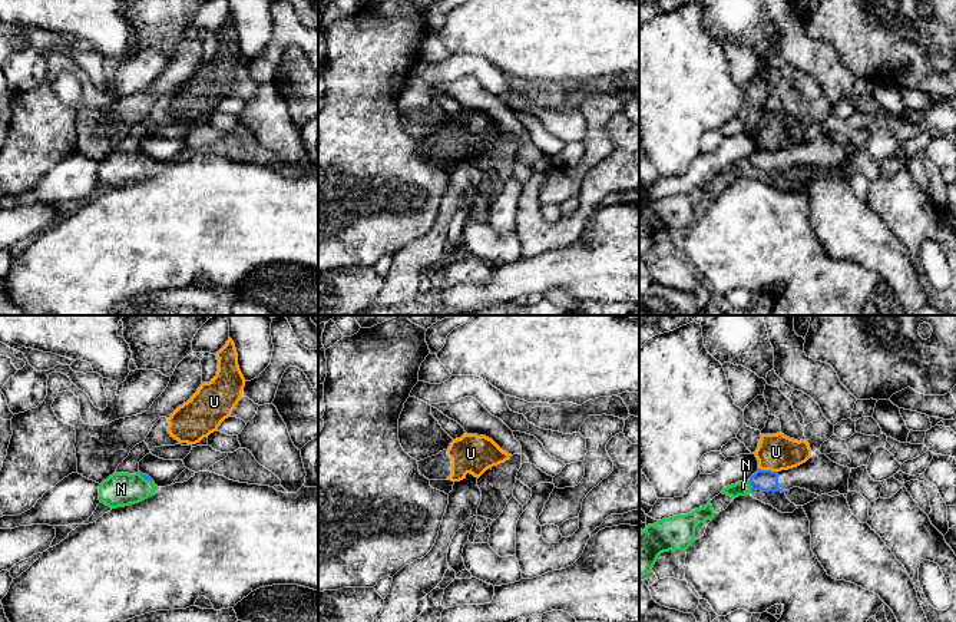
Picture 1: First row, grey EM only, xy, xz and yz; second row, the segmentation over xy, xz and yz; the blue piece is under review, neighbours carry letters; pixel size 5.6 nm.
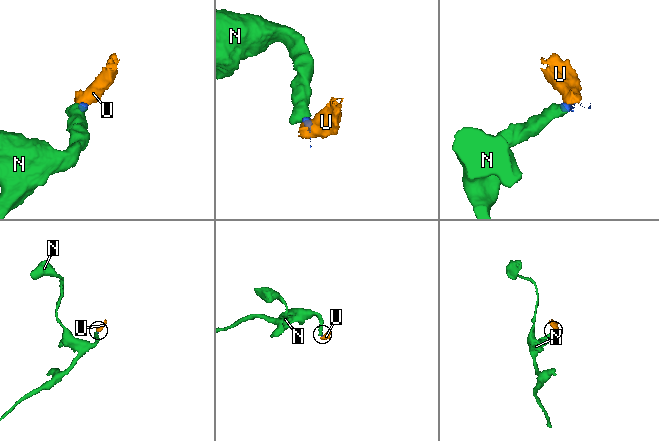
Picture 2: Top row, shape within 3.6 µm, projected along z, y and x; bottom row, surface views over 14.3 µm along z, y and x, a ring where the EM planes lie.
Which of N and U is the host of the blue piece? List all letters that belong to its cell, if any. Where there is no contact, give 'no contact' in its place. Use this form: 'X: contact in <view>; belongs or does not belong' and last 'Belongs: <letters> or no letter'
N: contact in yz; belongs
U: contact in yz; does not belong
Belongs: N

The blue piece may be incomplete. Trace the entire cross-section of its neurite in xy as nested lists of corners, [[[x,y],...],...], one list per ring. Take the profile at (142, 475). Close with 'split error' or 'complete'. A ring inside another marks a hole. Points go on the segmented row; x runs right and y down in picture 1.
[[[113,473],[99,486],[99,500],[116,509],[139,503],[158,490],[153,480],[143,473]]] | split error

